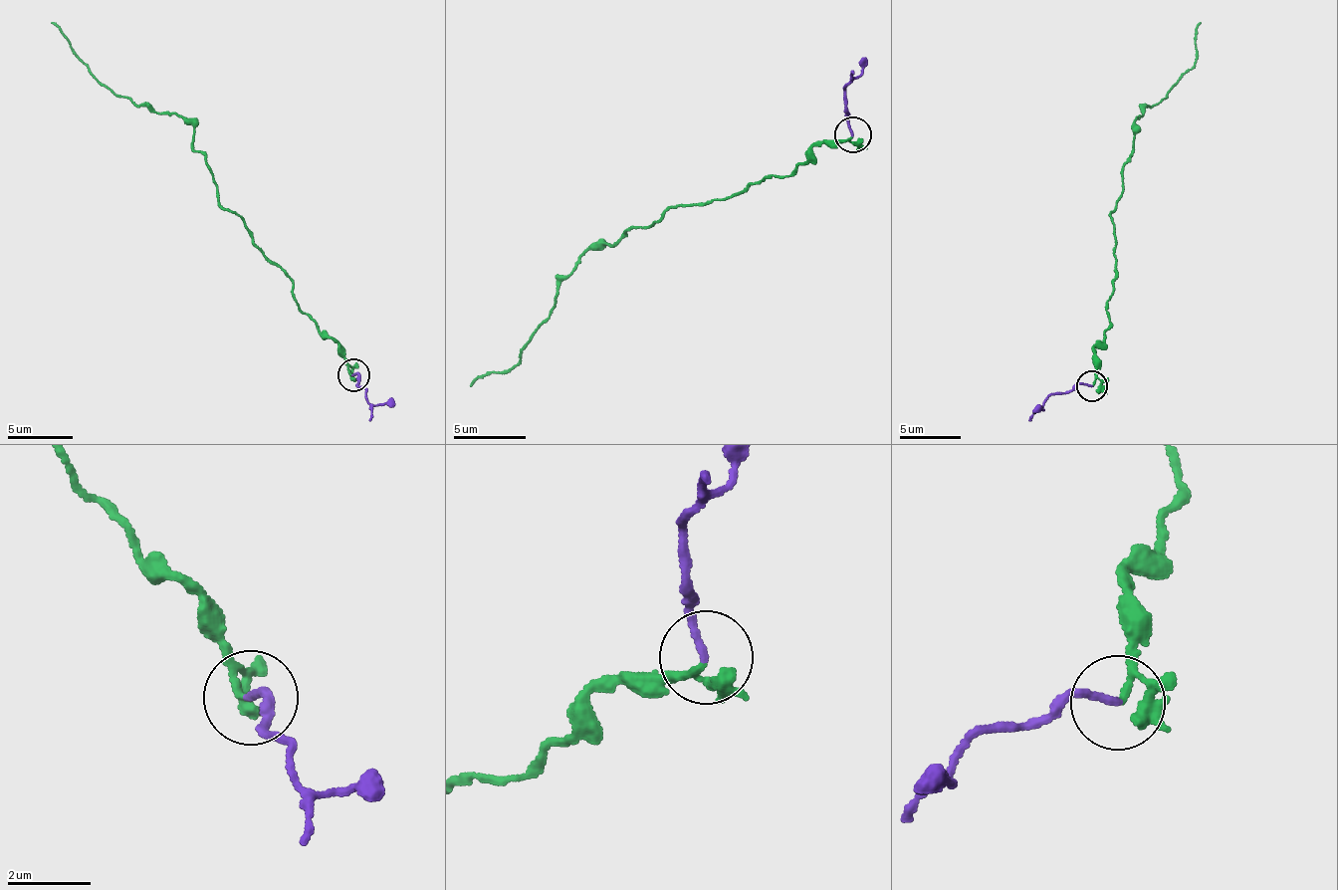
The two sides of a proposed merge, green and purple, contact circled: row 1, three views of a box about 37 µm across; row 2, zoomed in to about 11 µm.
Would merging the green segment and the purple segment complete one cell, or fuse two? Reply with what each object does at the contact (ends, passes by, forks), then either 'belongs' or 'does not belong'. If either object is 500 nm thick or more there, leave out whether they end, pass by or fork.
green passes by | purple ends | belongs

